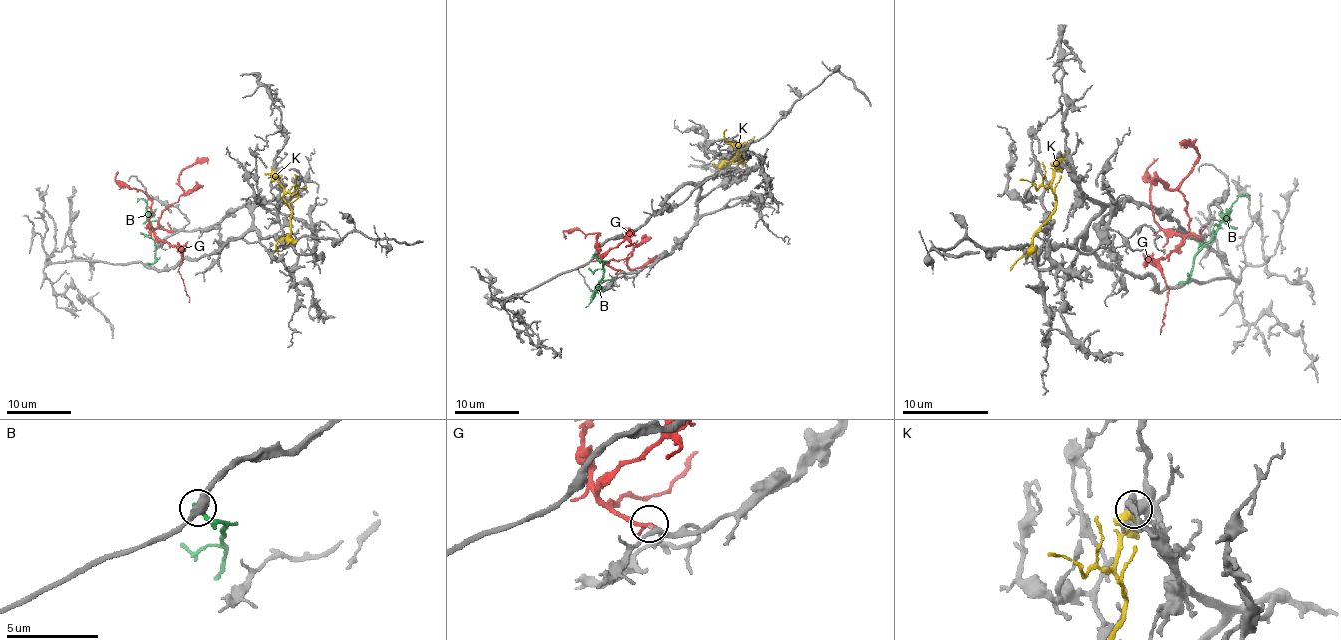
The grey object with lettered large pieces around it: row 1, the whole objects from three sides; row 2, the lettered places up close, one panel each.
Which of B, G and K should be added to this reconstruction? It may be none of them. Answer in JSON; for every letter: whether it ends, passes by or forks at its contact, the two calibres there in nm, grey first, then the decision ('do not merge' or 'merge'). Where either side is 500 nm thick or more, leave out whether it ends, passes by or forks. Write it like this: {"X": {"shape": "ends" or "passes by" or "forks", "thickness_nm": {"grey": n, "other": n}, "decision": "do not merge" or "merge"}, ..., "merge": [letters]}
{"B": {"shape": "ends", "thickness_nm": {"grey": 400, "other": 280}, "decision": "do not merge"}, "G": {"shape": "passes by", "thickness_nm": {"grey": 220, "other": 180}, "decision": "merge"}, "K": {"shape": "passes by", "thickness_nm": {"grey": 460, "other": 460}, "decision": "do not merge"}, "merge": ["G"]}

